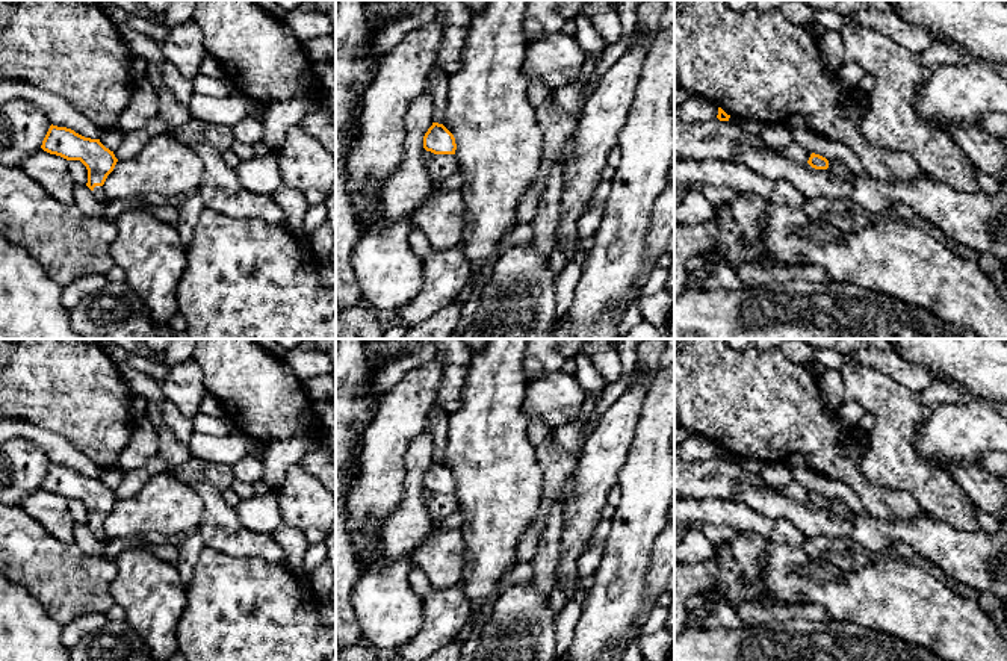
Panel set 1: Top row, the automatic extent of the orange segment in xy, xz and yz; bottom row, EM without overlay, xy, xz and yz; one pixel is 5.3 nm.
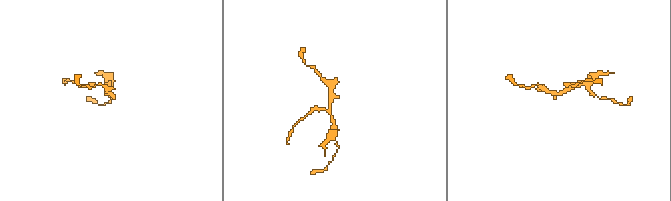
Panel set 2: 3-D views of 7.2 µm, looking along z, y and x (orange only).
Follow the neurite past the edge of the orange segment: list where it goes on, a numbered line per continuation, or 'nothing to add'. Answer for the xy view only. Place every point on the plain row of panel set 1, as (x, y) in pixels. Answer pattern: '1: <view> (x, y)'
1: xy (99, 530)

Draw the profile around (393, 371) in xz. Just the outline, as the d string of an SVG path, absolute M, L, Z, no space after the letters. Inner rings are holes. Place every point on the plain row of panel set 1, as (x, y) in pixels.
M428 345L419 352L402 357L399 360L387 362L372 377L369 383L369 392L375 396L381 396L383 393L389 392L396 383L399 383L407 372L417 369L426 365L428 362L431 362L435 352L437 352L435 346Z

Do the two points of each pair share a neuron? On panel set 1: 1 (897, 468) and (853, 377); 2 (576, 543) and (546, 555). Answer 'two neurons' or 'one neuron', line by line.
1: one neuron
2: two neurons

